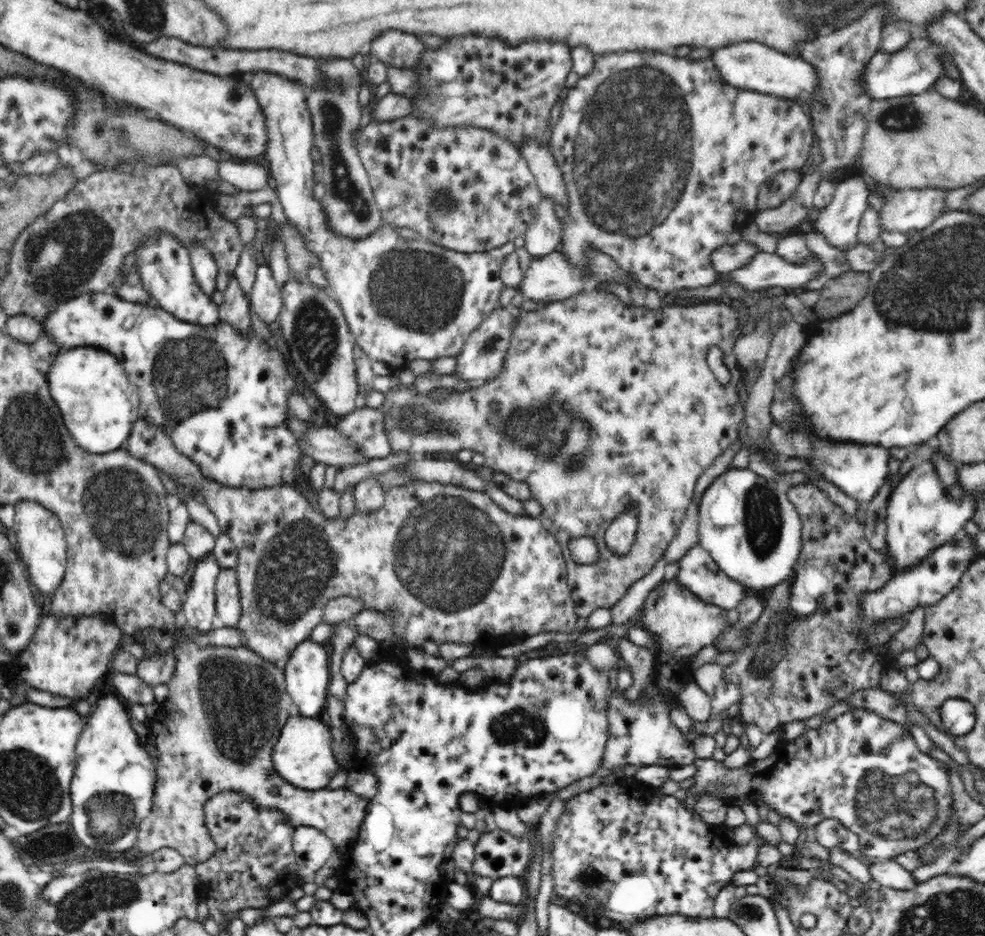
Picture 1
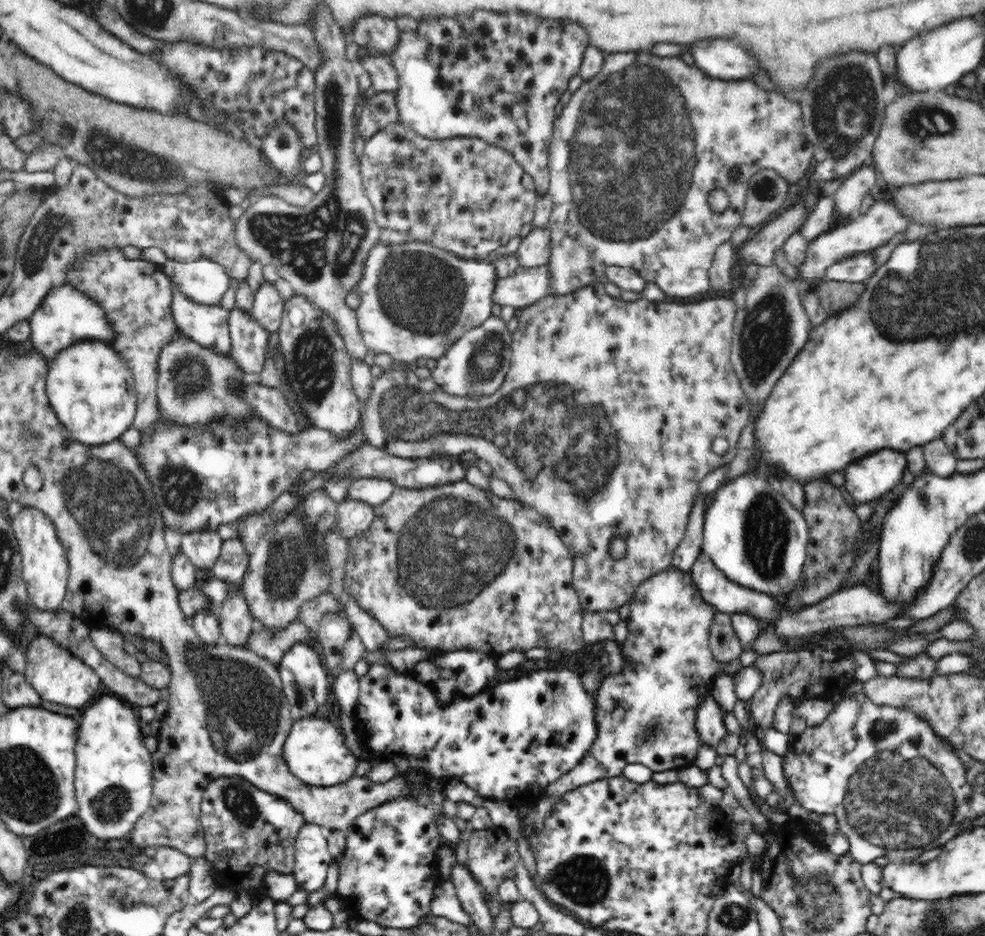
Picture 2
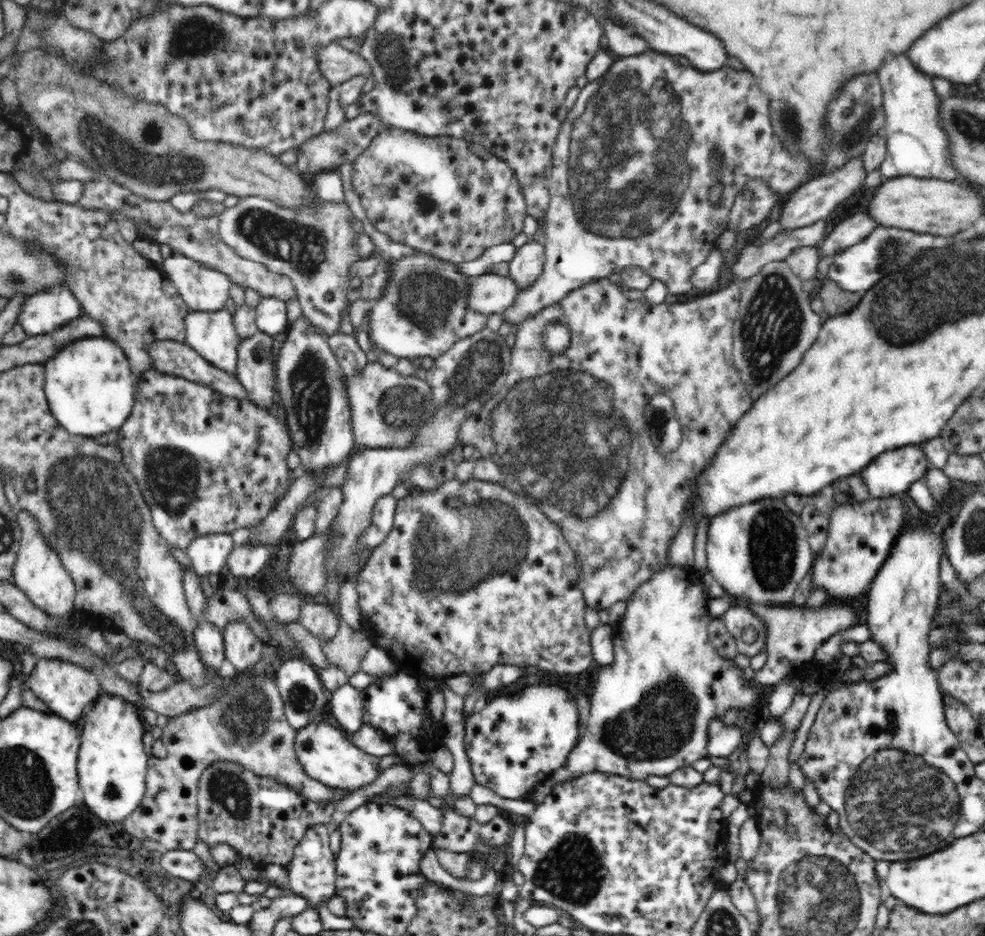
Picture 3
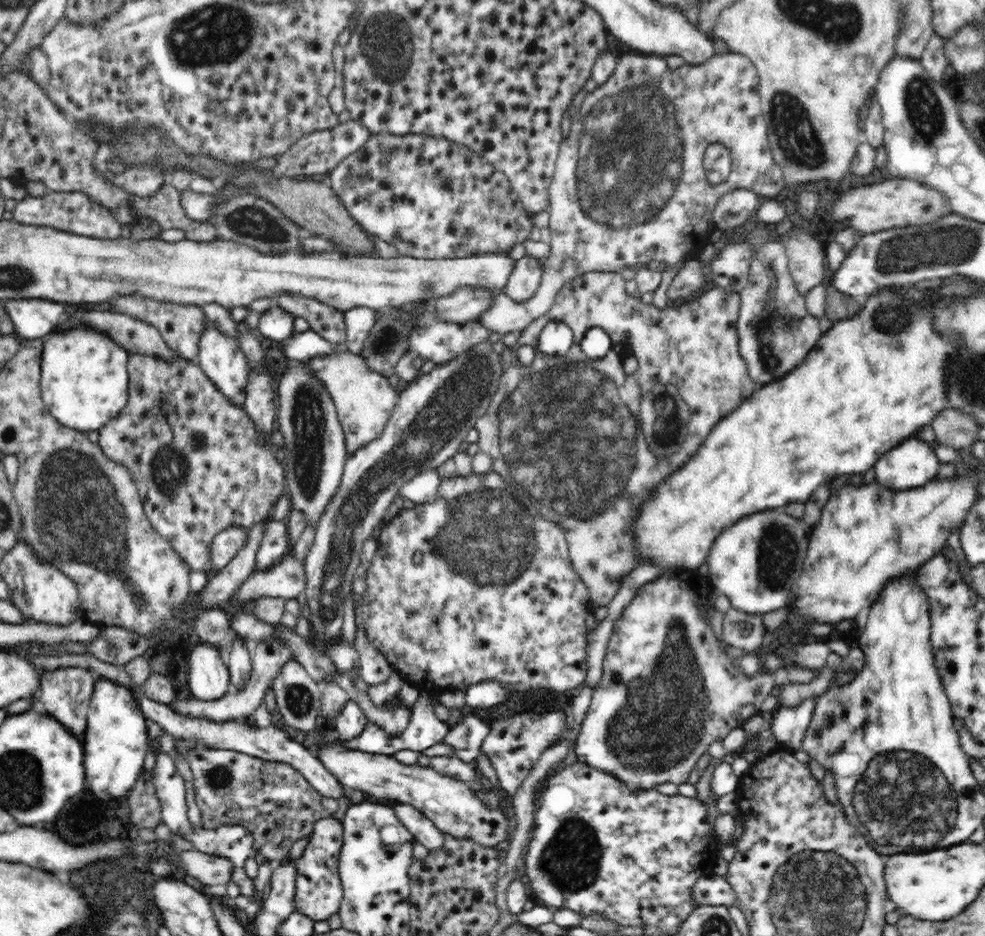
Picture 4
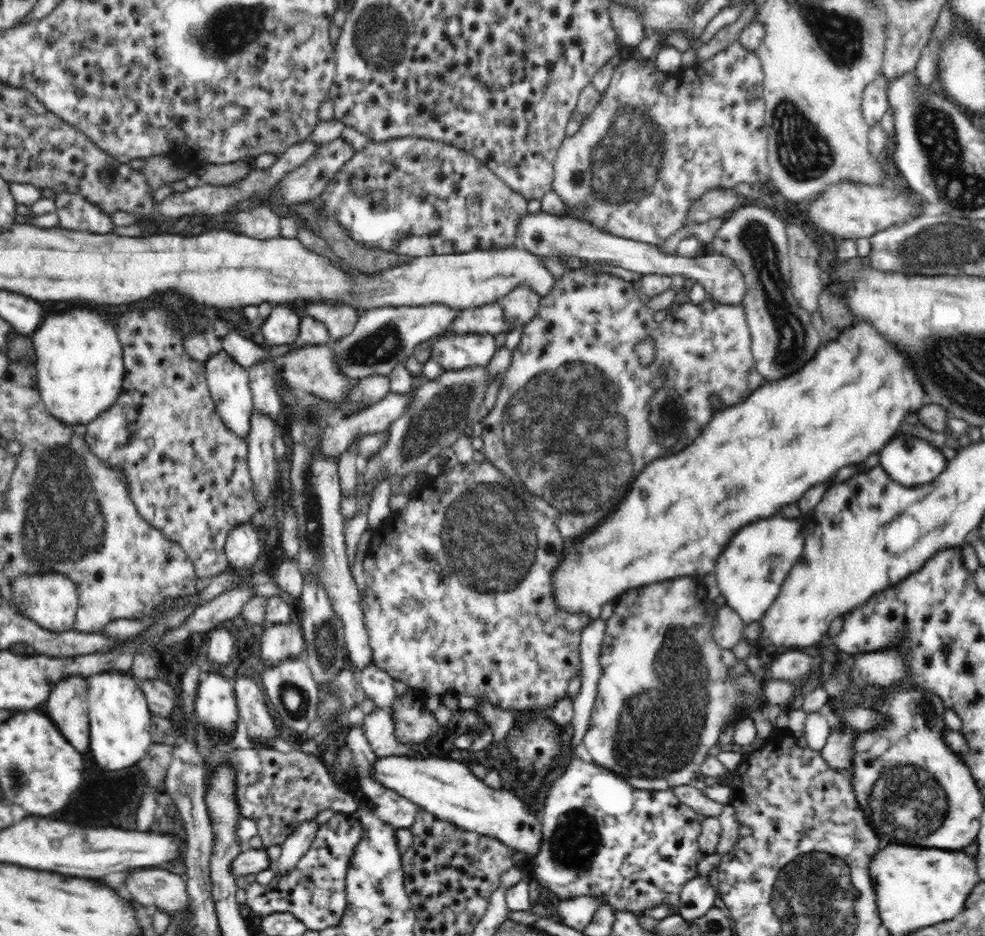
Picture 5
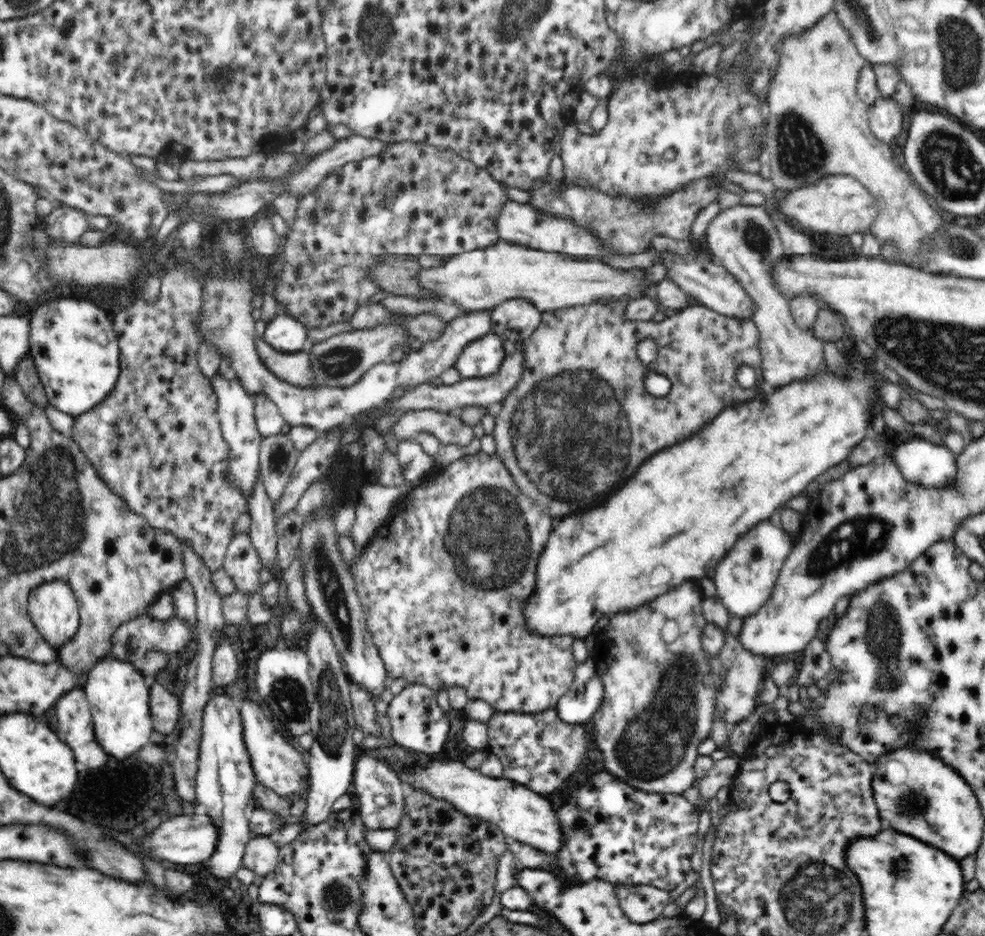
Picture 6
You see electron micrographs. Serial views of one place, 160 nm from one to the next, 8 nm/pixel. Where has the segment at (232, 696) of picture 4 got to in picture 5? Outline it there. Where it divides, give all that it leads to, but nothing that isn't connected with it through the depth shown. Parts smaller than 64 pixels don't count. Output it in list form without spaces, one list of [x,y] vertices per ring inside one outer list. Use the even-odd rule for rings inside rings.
[[[293,619],[282,624],[267,625],[261,636],[262,660],[278,664],[286,658],[305,659],[305,644],[300,623]]]

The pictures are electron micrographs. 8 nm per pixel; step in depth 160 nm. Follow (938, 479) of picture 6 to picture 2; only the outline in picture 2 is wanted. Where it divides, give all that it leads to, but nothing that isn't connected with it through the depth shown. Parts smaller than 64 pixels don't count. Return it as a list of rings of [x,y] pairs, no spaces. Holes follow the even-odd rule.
[[[882,449],[849,464],[844,469],[846,477],[844,486],[854,501],[868,503],[876,498],[883,498],[887,492],[898,486],[907,469],[907,458],[904,451]]]

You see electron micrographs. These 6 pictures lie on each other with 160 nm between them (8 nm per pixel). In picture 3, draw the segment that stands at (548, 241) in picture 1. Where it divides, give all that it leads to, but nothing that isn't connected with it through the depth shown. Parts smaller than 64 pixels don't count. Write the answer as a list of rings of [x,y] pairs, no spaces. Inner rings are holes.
[[[530,238],[509,262],[509,277],[518,289],[527,289],[542,274],[544,262],[544,247]]]

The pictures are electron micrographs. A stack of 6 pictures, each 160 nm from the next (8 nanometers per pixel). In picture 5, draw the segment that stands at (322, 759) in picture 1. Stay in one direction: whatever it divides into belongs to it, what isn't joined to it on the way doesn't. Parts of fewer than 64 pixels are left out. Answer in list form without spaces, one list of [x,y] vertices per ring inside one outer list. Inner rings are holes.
[[[379,757],[370,769],[369,778],[376,779],[386,790],[396,791],[438,820],[447,820],[461,830],[476,831],[480,835],[501,840],[506,846],[515,849],[522,858],[540,852],[543,826],[536,809],[503,786],[488,786],[469,767],[466,768],[456,760]]]

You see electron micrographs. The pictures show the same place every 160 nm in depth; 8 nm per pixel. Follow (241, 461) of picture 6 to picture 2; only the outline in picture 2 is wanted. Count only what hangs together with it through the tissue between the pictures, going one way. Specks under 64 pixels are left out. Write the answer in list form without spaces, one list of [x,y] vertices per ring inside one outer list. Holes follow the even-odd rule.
[[[173,283],[173,320],[188,338],[213,349],[216,353],[231,351],[228,318],[230,310],[222,305],[205,305],[191,301]]]

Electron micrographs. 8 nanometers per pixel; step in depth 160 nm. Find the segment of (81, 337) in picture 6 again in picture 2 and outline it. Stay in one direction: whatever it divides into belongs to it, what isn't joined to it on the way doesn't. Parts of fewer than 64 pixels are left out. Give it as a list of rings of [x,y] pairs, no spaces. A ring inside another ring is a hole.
[[[101,340],[73,343],[70,347],[58,352],[48,361],[49,371],[45,391],[59,421],[69,430],[78,442],[90,447],[102,446],[119,439],[125,430],[133,426],[137,410],[137,394],[131,368],[122,355],[109,343]]]

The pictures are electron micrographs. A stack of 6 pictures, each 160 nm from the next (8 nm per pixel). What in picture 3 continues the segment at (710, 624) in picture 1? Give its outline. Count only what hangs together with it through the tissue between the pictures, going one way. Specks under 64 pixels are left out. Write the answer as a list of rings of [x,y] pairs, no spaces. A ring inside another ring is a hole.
[[[666,566],[661,571],[655,572],[655,575],[643,583],[631,596],[625,600],[627,607],[615,627],[612,644],[614,645],[614,662],[608,666],[602,666],[594,683],[594,690],[589,696],[590,708],[589,719],[584,730],[584,736],[580,736],[579,742],[572,748],[571,754],[567,757],[567,762],[562,767],[553,772],[553,778],[556,783],[566,782],[574,779],[576,776],[586,775],[588,772],[604,772],[609,775],[618,775],[627,777],[630,780],[646,781],[649,776],[668,777],[671,772],[682,767],[692,767],[696,760],[707,757],[709,739],[709,724],[714,720],[722,718],[728,710],[736,710],[741,714],[750,714],[755,710],[758,704],[760,686],[744,678],[744,671],[736,666],[730,659],[722,658],[717,653],[709,639],[708,624],[711,621],[711,615],[708,612],[707,602],[709,596],[705,594],[703,583],[700,580],[698,572],[693,568]]]

